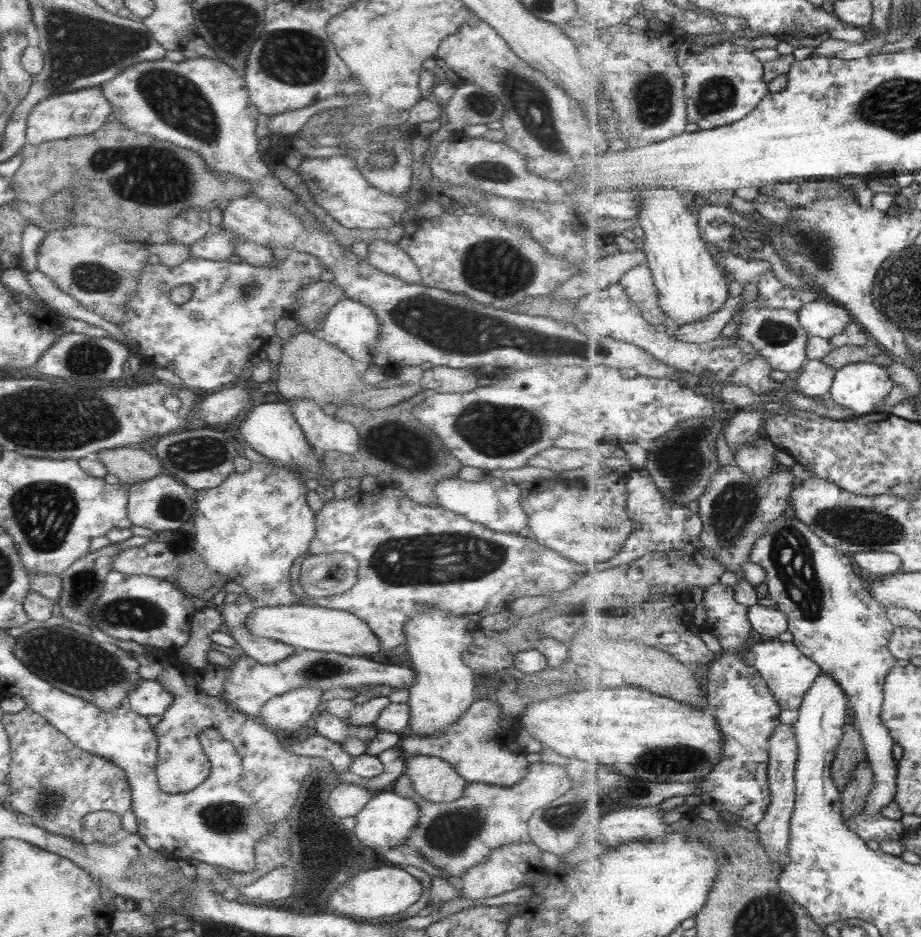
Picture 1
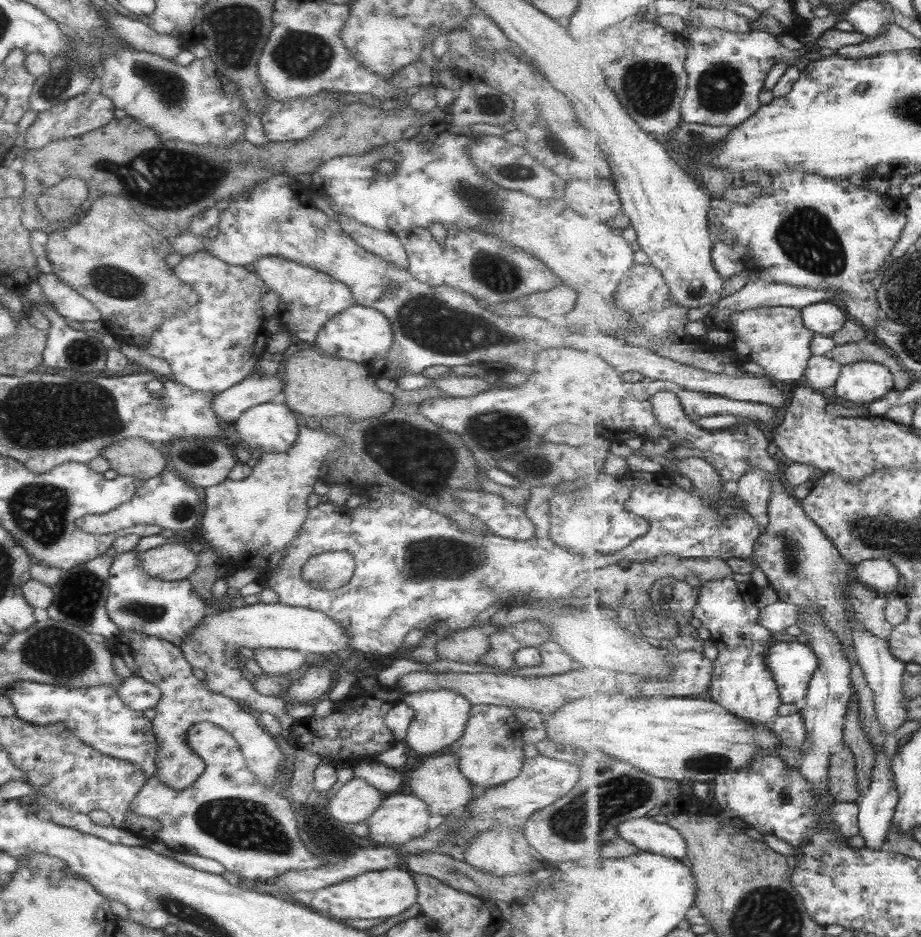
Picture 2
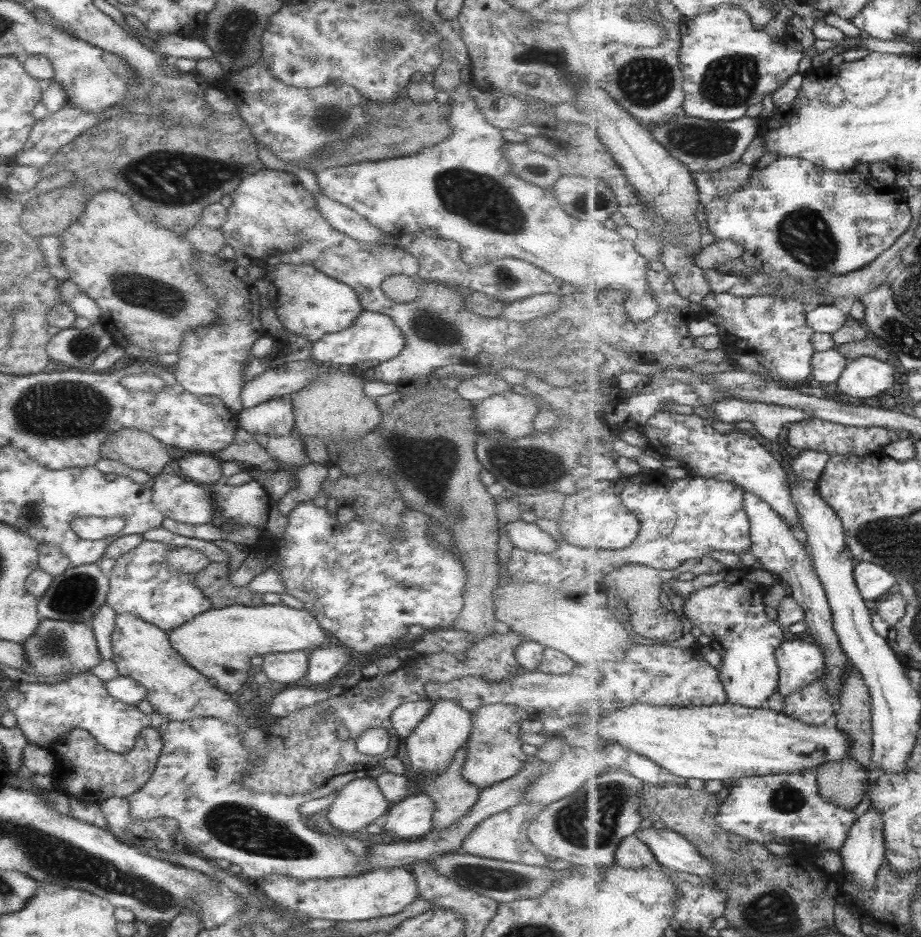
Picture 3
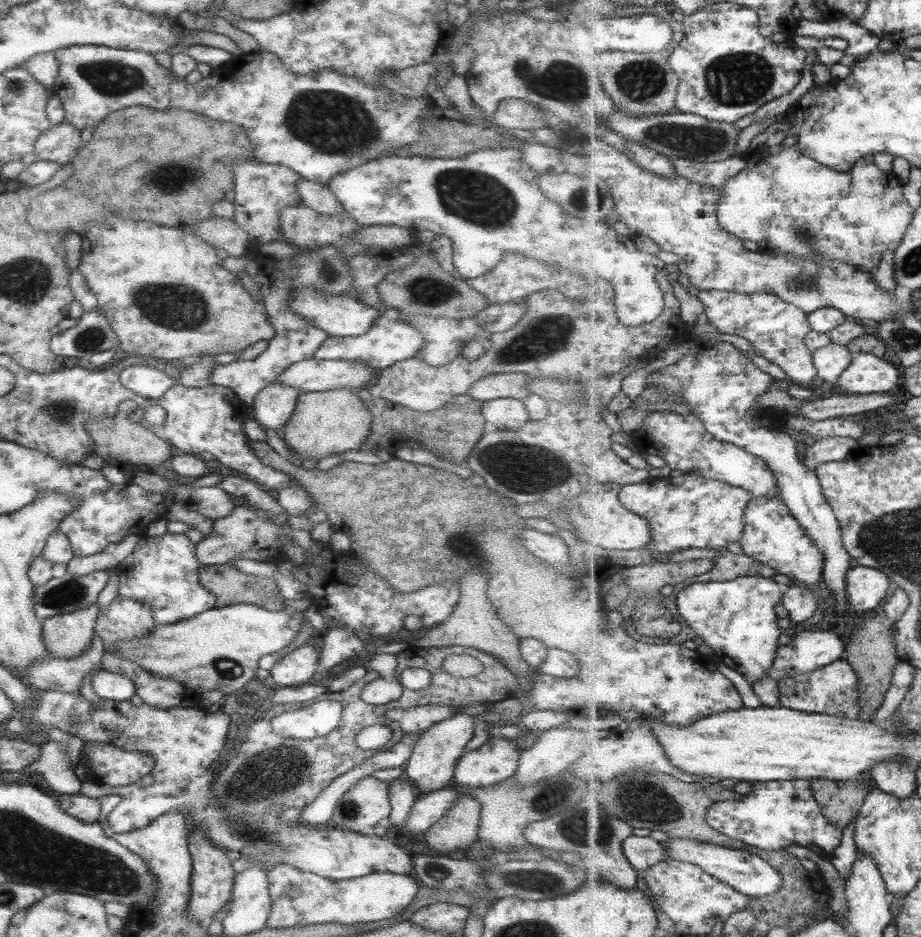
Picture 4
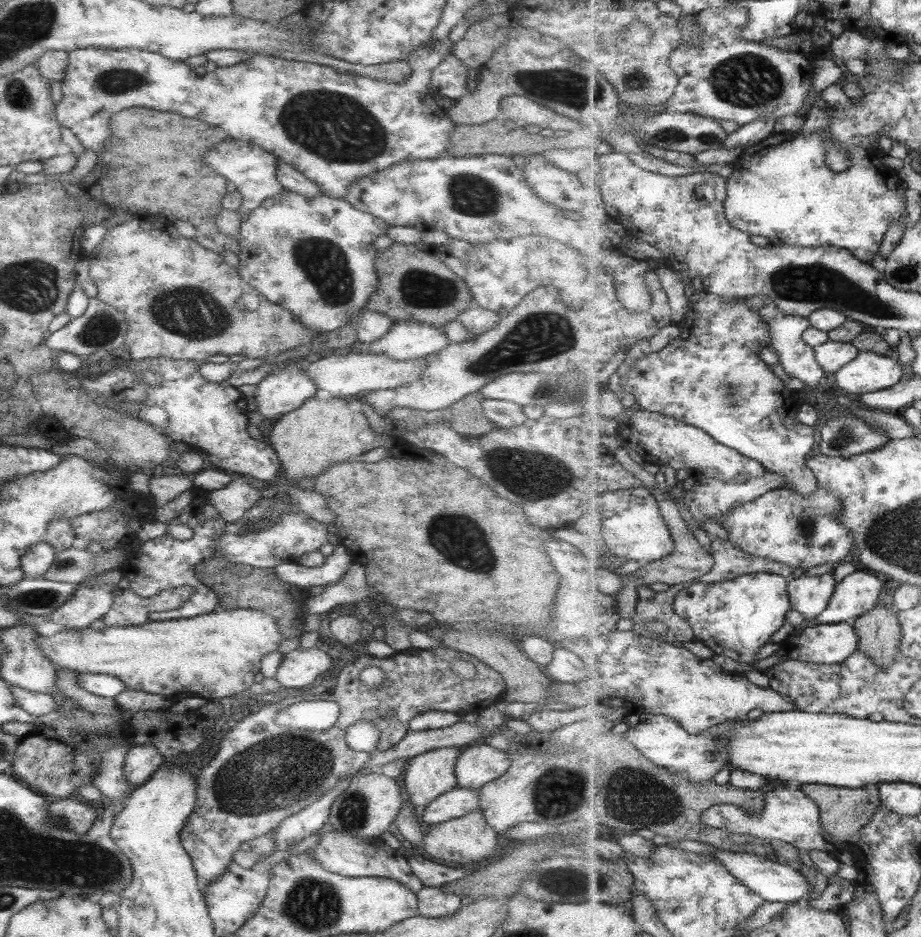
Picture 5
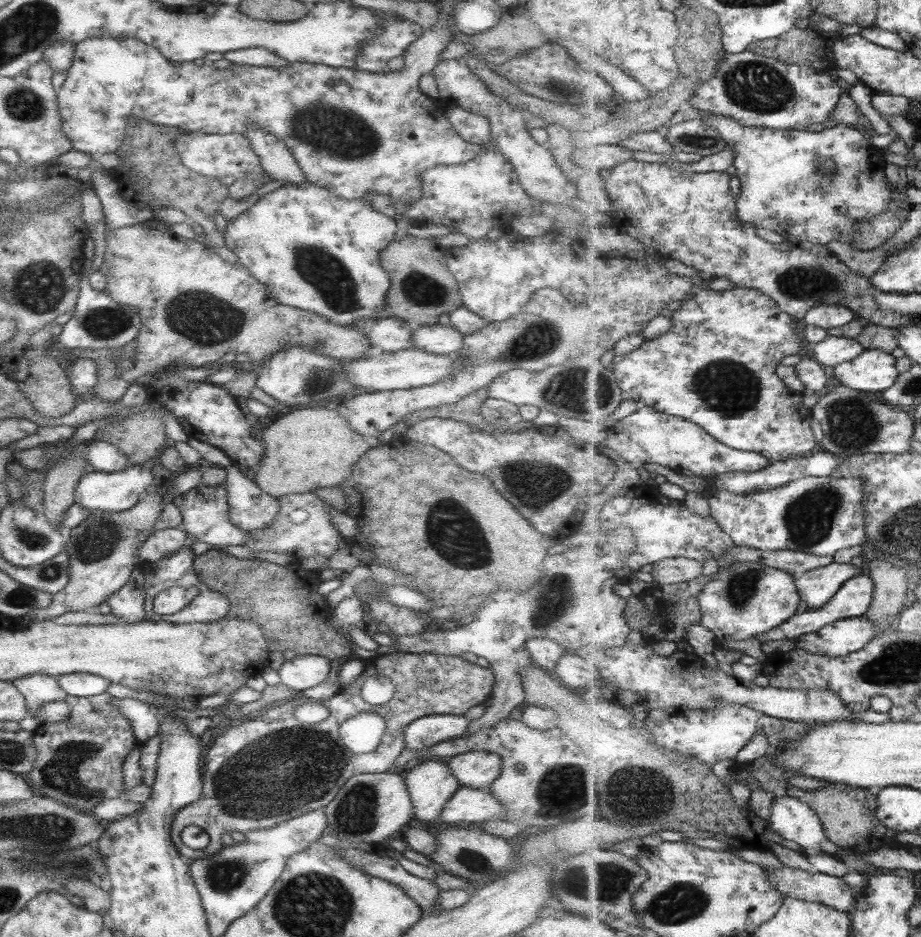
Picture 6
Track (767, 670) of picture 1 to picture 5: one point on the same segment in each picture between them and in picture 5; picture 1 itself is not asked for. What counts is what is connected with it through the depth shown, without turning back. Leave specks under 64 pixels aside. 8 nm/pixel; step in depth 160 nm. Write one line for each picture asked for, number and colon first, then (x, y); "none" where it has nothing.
2: (793, 664)
3: (801, 664)
4: (810, 650)
5: (825, 643)

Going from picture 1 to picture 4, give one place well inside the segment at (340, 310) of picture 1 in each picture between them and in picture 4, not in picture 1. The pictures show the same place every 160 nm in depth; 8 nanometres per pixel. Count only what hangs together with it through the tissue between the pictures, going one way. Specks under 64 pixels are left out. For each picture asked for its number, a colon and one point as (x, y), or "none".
2: (359, 334)
3: (371, 338)
4: (387, 341)

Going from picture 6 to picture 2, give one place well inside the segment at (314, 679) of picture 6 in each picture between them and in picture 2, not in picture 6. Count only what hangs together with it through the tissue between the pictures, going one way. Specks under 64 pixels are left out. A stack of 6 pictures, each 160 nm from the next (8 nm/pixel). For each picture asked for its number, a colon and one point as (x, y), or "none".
2: (272, 661)
3: (278, 667)
4: (296, 667)
5: (297, 668)

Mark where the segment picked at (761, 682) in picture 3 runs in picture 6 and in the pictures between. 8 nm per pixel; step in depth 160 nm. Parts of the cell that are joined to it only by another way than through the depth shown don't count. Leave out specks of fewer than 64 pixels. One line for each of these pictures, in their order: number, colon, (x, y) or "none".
4: (737, 620)
5: (735, 618)
6: (745, 600)

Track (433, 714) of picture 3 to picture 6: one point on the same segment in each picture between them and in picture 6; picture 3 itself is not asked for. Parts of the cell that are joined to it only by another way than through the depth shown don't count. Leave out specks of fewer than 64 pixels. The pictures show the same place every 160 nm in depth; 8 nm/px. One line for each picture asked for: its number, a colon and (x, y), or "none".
4: (434, 754)
5: (427, 775)
6: (429, 784)

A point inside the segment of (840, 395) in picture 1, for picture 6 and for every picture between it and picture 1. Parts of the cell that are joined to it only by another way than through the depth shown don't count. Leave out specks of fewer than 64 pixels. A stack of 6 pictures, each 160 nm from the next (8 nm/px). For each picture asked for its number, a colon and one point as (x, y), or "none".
2: (862, 382)
3: (865, 377)
4: (868, 373)
5: (869, 371)
6: (875, 370)

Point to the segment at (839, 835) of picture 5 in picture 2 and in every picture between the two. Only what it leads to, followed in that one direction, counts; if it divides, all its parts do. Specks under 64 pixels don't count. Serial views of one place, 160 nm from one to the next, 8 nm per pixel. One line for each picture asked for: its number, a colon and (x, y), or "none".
2: (843, 780)
3: (844, 782)
4: (841, 799)

